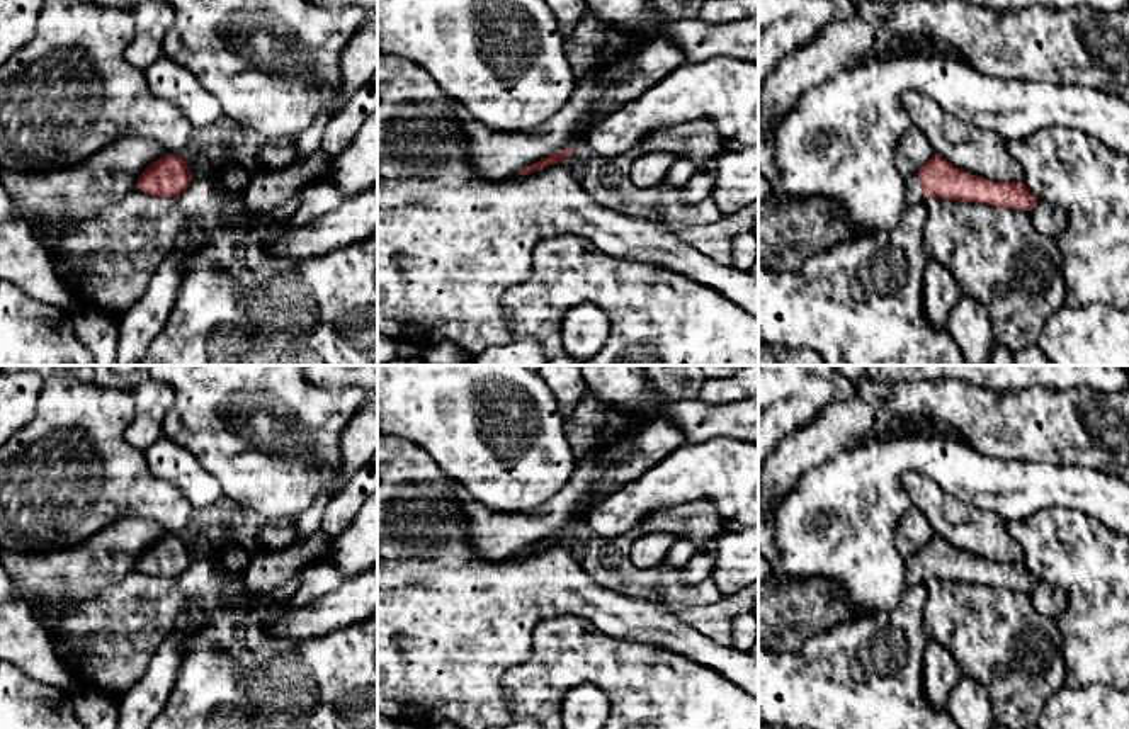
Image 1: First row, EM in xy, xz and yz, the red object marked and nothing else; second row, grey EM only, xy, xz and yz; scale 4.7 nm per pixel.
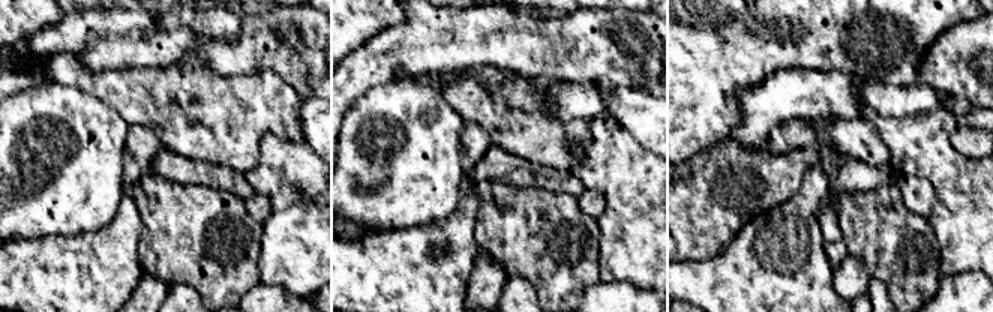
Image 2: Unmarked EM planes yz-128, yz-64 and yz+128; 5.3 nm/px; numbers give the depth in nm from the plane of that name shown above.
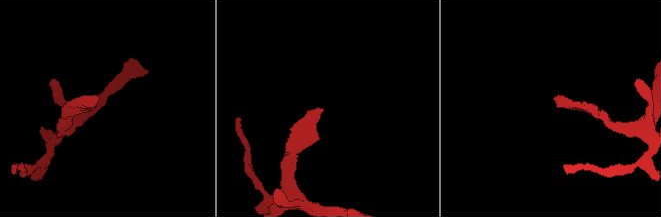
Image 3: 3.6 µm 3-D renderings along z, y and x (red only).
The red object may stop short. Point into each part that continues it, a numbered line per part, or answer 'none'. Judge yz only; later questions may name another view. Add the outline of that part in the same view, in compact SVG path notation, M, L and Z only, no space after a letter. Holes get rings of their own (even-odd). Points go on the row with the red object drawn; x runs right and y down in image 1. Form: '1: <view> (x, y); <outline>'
1: yz (913, 196); M918 175L906 178L905 185L906 185L906 195L905 195L906 207L911 207L925 201Z

